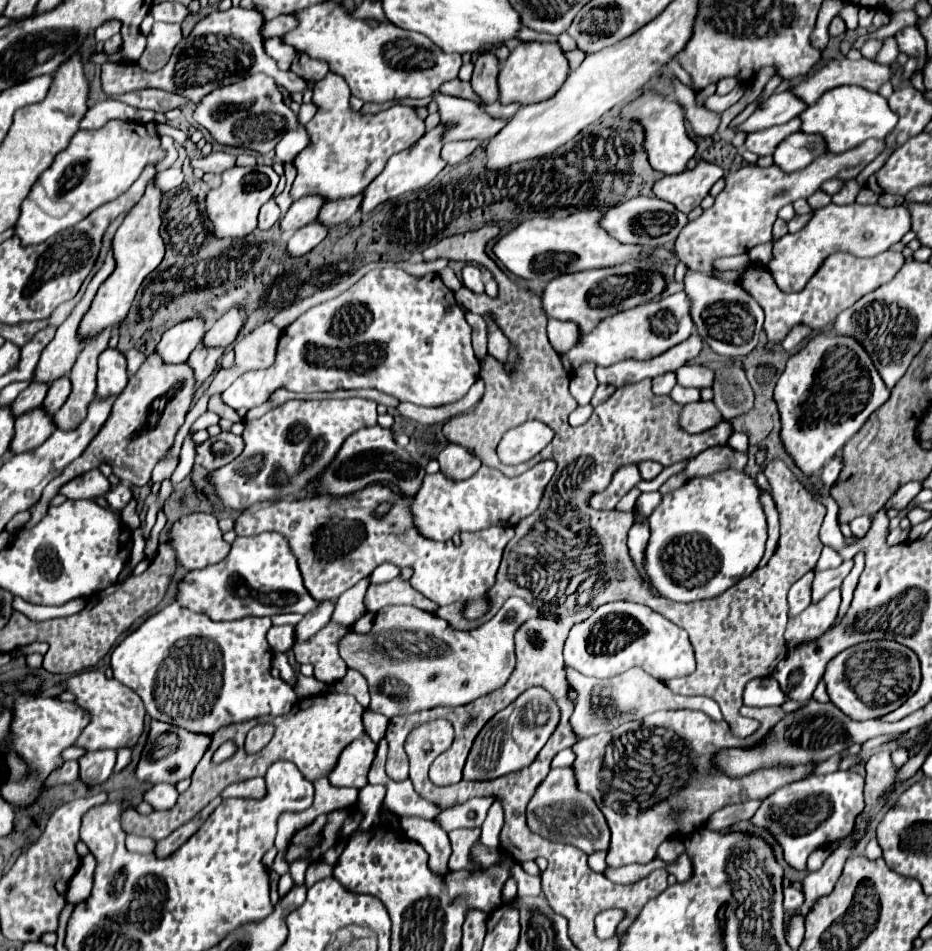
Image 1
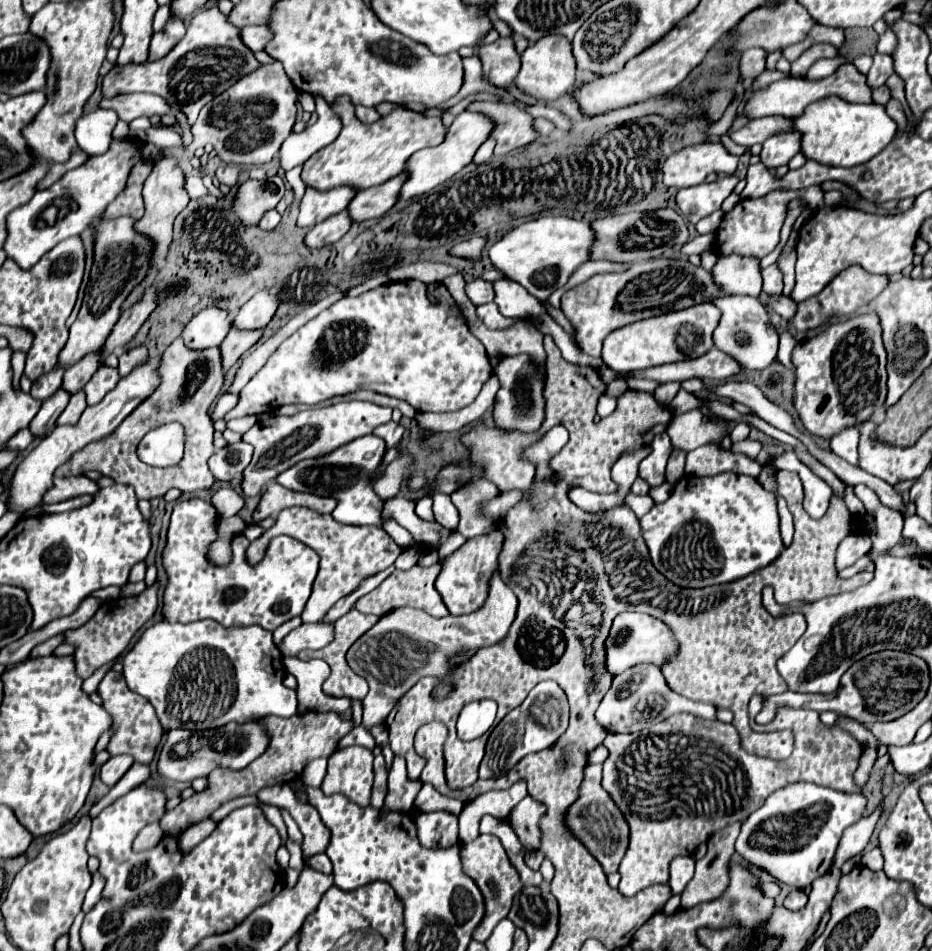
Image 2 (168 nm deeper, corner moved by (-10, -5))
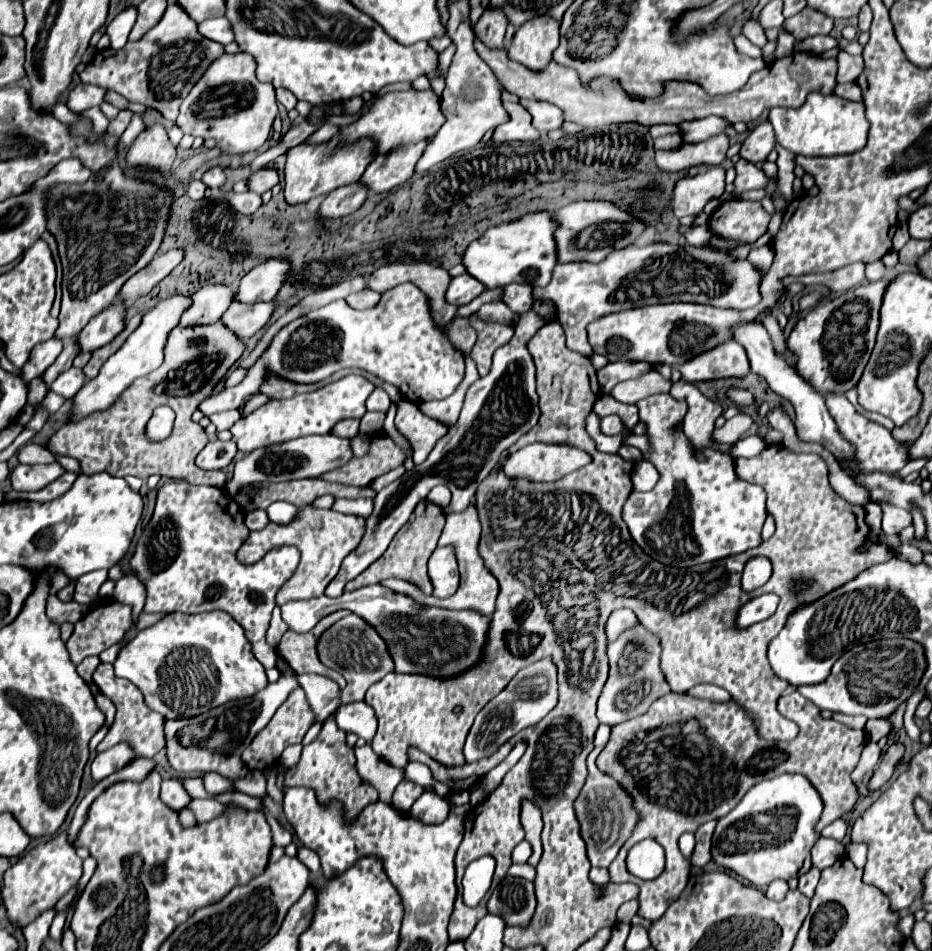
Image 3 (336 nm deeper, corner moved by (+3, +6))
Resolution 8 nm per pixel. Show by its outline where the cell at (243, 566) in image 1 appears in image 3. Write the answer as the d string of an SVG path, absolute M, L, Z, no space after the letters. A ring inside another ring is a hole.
M187 482L163 484L157 492L157 506L155 506L153 518L143 528L143 534L137 542L137 550L131 558L131 566L147 588L145 612L199 614L199 612L211 612L211 610L225 610L243 626L245 636L253 644L255 658L269 670L275 666L277 652L265 642L265 624L269 622L271 612L275 608L277 592L297 570L299 550L295 550L295 546L281 546L267 552L263 560L255 564L249 564L249 566L241 564L236 558L236 551L250 534L250 530L244 524L245 513L243 512L244 509L219 488L193 486Z

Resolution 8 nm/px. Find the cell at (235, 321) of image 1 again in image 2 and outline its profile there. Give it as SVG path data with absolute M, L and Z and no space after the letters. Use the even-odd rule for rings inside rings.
M260 291L238 311L234 319L234 327L240 327L240 329L266 327L274 317L276 309L278 309L278 299L268 291Z

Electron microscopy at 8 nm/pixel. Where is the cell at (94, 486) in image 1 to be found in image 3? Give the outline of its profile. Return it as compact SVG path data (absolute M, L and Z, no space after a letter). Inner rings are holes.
M57 462L55 464L35 464L35 466L19 464L11 472L11 484L13 484L13 490L35 492L35 490L45 488L47 484L55 482L63 474L65 474L65 470Z

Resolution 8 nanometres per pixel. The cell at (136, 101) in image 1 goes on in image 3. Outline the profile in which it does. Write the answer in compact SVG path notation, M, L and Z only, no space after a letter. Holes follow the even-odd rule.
M79 84L69 92L69 100L67 106L73 112L85 112L93 106L101 106L105 100L105 88L99 86L87 86L87 84Z

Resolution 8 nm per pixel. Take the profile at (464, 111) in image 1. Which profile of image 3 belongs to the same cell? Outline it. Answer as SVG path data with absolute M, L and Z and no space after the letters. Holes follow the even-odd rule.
M503 102L503 108L511 116L509 122L501 124L493 132L493 142L511 142L511 140L537 140L539 130L531 124L531 114L513 102Z

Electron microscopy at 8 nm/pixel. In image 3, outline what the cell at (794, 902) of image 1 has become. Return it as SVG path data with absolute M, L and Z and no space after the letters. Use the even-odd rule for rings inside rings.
M773 880L773 882L769 884L769 888L767 888L765 894L767 894L771 900L783 900L787 892L789 892L787 882L783 882L783 880Z

